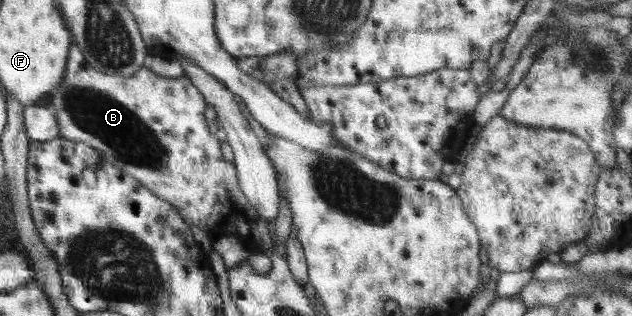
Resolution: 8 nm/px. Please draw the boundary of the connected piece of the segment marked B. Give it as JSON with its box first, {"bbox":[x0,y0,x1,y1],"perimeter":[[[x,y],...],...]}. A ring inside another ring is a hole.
{"bbox":[48,45,276,258],"perimeter":[[[72,45],[66,75],[48,105],[56,114],[60,136],[98,149],[106,162],[126,171],[143,182],[152,193],[171,202],[190,225],[199,226],[214,238],[236,236],[252,252],[263,252],[276,258],[276,239],[268,233],[267,221],[243,193],[235,165],[222,159],[220,141],[208,133],[204,121],[206,101],[191,78],[184,75],[179,78],[160,77],[146,67],[127,78],[102,73],[87,62],[86,55],[76,45]]]}

